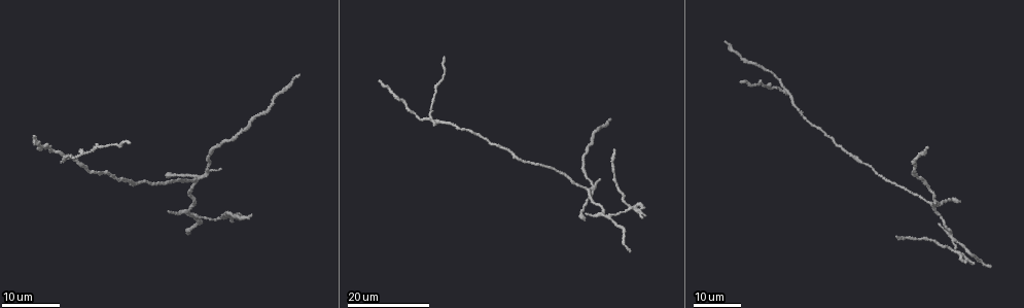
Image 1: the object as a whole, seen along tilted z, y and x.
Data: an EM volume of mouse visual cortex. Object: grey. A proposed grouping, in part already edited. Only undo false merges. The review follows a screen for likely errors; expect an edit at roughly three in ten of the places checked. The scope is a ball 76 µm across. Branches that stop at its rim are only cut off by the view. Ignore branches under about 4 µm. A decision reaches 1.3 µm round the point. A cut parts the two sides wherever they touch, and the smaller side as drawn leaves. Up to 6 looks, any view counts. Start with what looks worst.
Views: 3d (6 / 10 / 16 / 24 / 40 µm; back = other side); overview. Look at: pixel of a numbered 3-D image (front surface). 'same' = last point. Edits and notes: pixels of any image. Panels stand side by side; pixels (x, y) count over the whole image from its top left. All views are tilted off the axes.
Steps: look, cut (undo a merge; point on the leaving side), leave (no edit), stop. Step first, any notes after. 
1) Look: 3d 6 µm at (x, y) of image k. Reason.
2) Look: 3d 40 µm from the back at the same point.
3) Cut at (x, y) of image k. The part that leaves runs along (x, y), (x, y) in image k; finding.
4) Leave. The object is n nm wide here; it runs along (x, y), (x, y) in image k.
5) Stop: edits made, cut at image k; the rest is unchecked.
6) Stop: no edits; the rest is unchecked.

Look: 3d 16 µm at (432, 119) of image 1. Three-way junction.

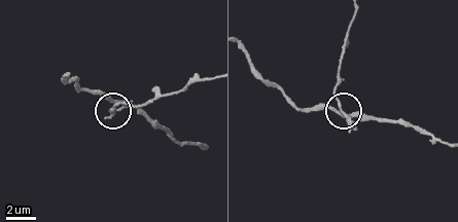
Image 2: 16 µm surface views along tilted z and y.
Look: 3d 6 µm at (346, 112) of image 2.

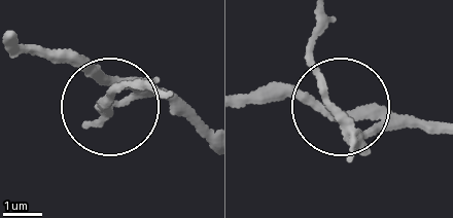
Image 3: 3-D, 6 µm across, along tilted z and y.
Look: 3d 6 µm from the back at (334, 109) of image 3.

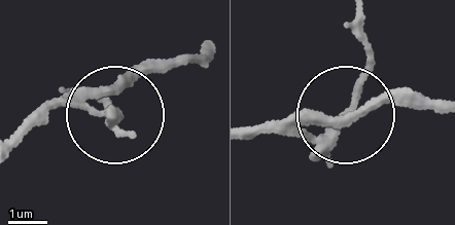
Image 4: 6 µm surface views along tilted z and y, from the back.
Cut at (355, 97) of image 4. A second neuron is stuck on.

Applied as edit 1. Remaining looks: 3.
Look: 3d 24 µm at (196, 215) of image 1. Branch point.

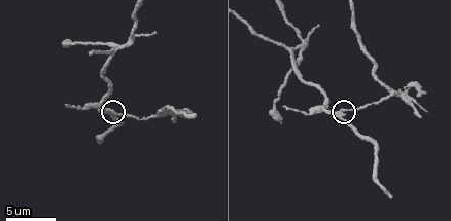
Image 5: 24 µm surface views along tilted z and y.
Look: 3d 6 µm at (112, 110) of image 5. Zoom in.

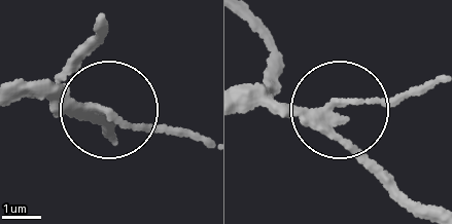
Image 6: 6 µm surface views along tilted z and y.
Cut at (36, 91) of image 6. The object is 210 nm wide here; the part that leaves runs along (78, 102), (201, 138) in image 6; two neurons meet here.

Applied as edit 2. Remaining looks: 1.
Look: 3d 16 µm at (300, 52) of image 5. Arms part here.

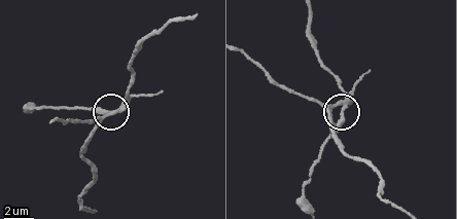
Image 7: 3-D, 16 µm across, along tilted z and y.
Cut at (143, 95) of image 7. The object is 260 nm wide here; the part that leaves runs along (348, 100), (341, 122), (314, 163), (304, 187), (307, 210) in image 7; two neurons meet here.

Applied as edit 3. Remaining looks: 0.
Stop: edits made, cut at image 4, cut at image 6, cut at image 7; the rest is unchecked.

